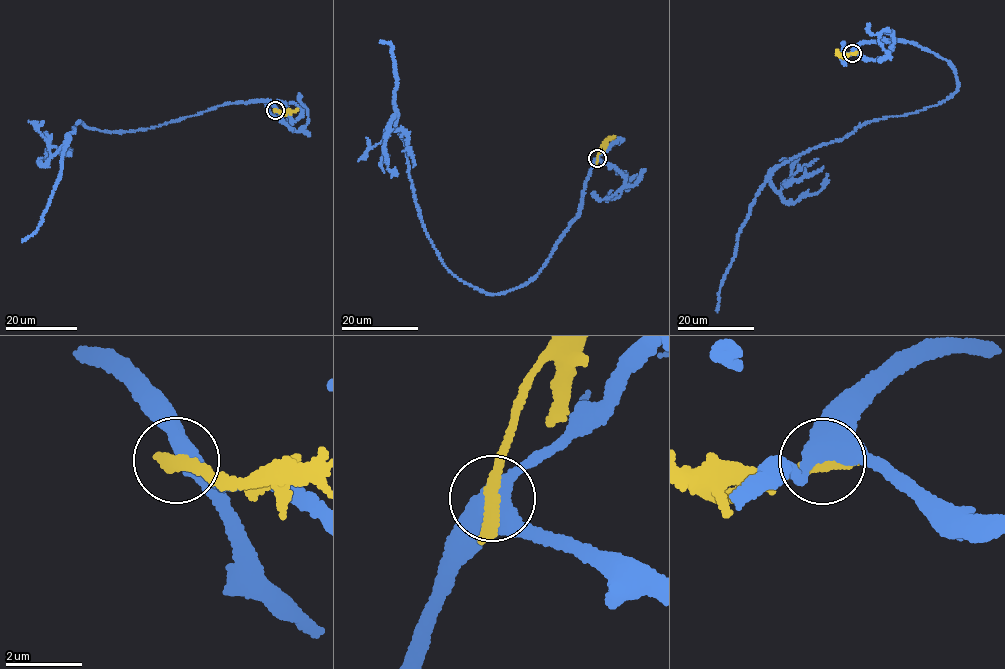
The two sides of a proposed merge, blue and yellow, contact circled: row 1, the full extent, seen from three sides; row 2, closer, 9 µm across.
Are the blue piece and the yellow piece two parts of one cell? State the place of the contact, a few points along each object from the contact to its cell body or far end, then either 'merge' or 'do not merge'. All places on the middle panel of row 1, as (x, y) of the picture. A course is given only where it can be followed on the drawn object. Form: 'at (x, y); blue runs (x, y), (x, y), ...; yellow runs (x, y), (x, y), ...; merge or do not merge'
at (597, 158); blue runs (597, 158), (577, 219), (541, 270), (503, 292), (464, 283), (427, 234), (397, 125), (392, 44), (380, 41); yellow runs (597, 158), (602, 144), (615, 137); do not merge

